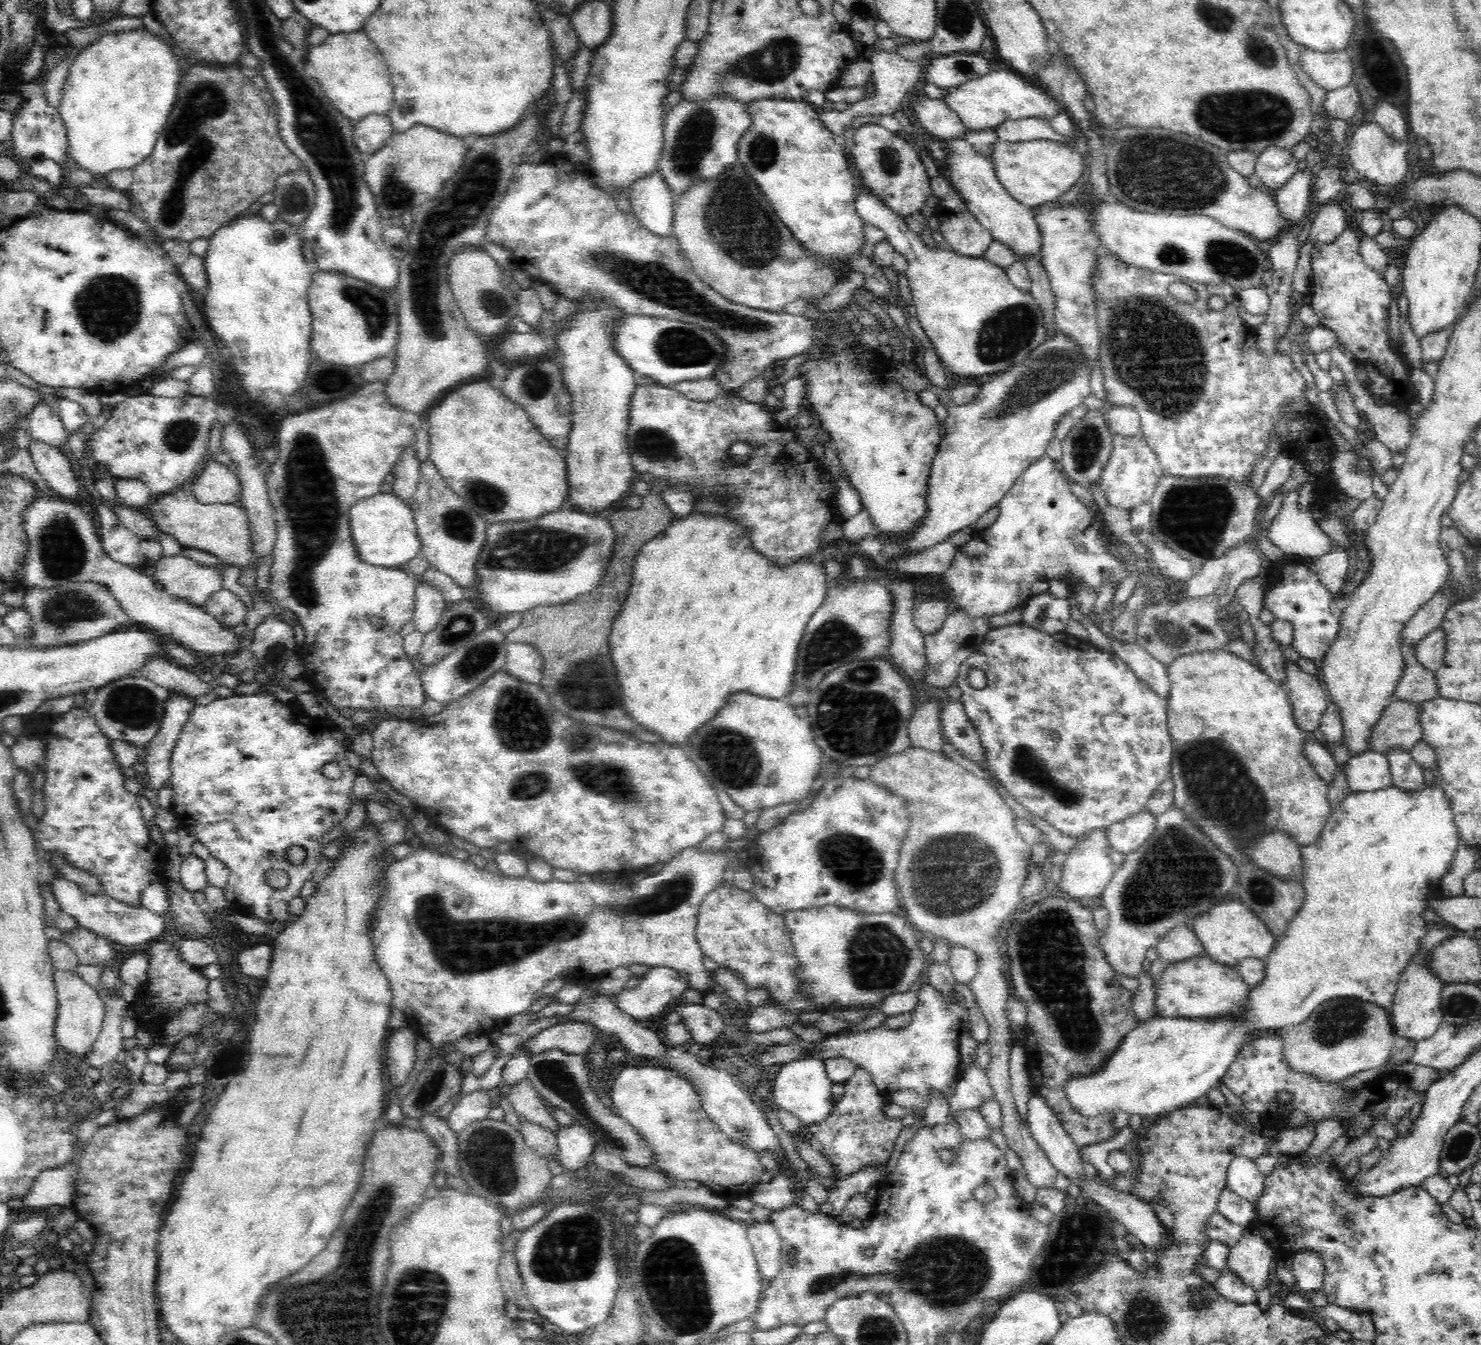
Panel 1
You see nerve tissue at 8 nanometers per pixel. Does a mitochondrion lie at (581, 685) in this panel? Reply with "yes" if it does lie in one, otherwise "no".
yes

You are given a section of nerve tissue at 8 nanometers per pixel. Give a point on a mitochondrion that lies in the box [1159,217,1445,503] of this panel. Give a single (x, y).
(1229, 259)

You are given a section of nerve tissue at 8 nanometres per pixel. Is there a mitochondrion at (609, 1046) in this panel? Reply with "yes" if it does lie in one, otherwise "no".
no

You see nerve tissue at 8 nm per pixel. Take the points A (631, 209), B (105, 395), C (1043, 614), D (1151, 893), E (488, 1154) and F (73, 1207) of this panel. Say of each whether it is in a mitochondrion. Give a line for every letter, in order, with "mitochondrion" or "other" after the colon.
A: other
B: other
C: mitochondrion
D: mitochondrion
E: mitochondrion
F: other

